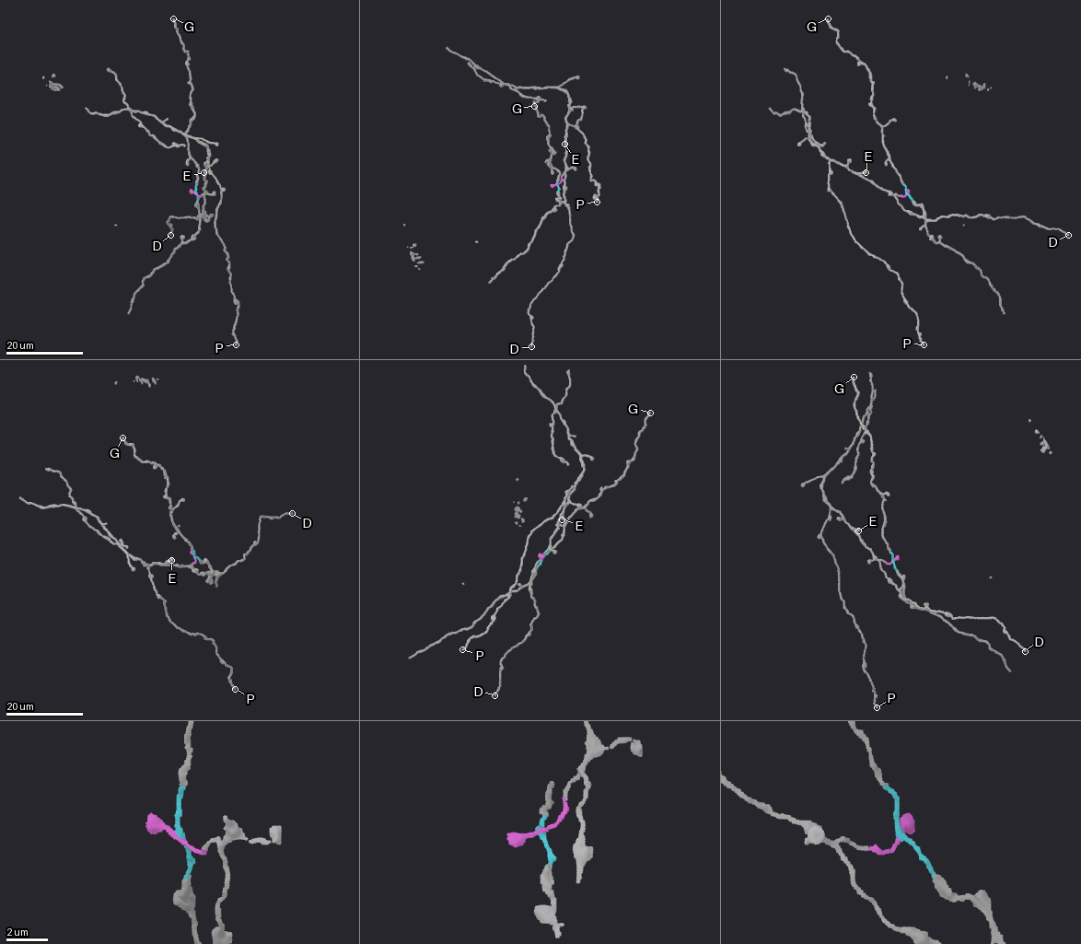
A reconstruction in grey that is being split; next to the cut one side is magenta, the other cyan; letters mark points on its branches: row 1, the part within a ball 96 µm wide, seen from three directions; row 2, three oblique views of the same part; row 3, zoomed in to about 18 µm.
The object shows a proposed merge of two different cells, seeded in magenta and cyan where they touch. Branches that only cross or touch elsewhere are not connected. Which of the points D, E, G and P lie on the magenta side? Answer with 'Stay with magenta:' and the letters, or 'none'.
Stay with magenta: D, E, P

